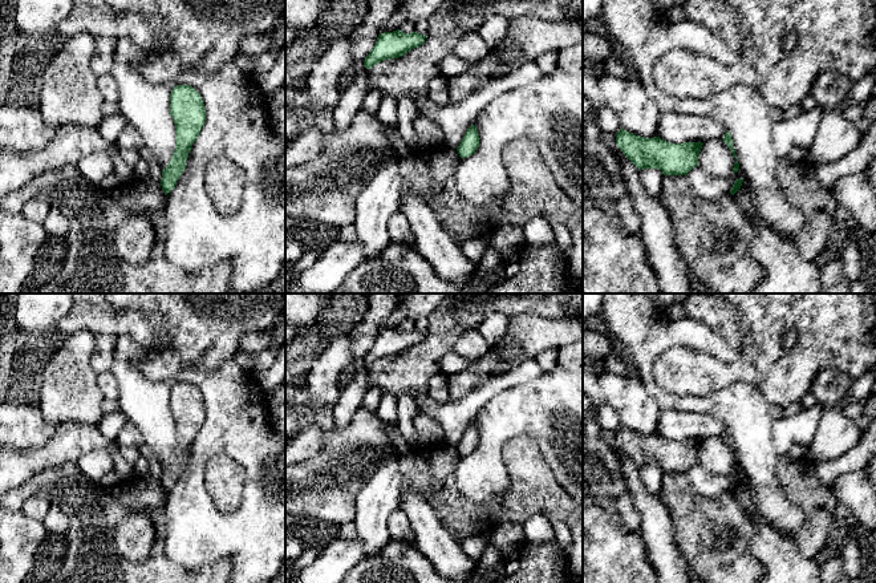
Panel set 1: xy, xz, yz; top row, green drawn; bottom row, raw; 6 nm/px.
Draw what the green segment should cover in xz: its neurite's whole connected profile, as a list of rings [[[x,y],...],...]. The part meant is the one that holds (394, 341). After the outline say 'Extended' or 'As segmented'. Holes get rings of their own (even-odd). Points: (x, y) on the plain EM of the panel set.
[[[400,327],[381,331],[378,332],[373,347],[365,355],[364,364],[370,367],[384,357],[402,355],[411,347],[421,344],[425,340],[425,336],[425,332],[417,329],[403,331]]]. As segmented

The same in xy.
[[[177,382],[170,392],[170,413],[175,421],[175,448],[162,467],[161,483],[167,493],[186,466],[187,453],[204,420],[206,406],[200,392],[190,382]]]. As segmented

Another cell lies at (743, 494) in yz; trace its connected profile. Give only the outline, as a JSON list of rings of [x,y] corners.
[[[743,477],[741,486],[733,494],[735,497],[735,501],[741,505],[741,507],[746,513],[757,511],[753,487],[750,485],[750,481],[746,477]]]

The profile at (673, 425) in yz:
[[[661,410],[658,434],[670,441],[722,438],[725,424],[713,414]]]

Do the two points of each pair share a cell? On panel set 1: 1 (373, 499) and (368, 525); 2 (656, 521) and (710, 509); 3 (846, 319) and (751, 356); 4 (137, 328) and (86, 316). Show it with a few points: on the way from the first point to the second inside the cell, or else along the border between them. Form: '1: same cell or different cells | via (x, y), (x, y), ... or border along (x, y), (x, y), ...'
1: same cell | via (373, 506), (372, 518)
2: different cells | border along (661, 498), (672, 521), (673, 538), (678, 547)
3: same cell | via (822, 343), (806, 359), (775, 359)
4: same cell | via (125, 322), (113, 322), (98, 316)

